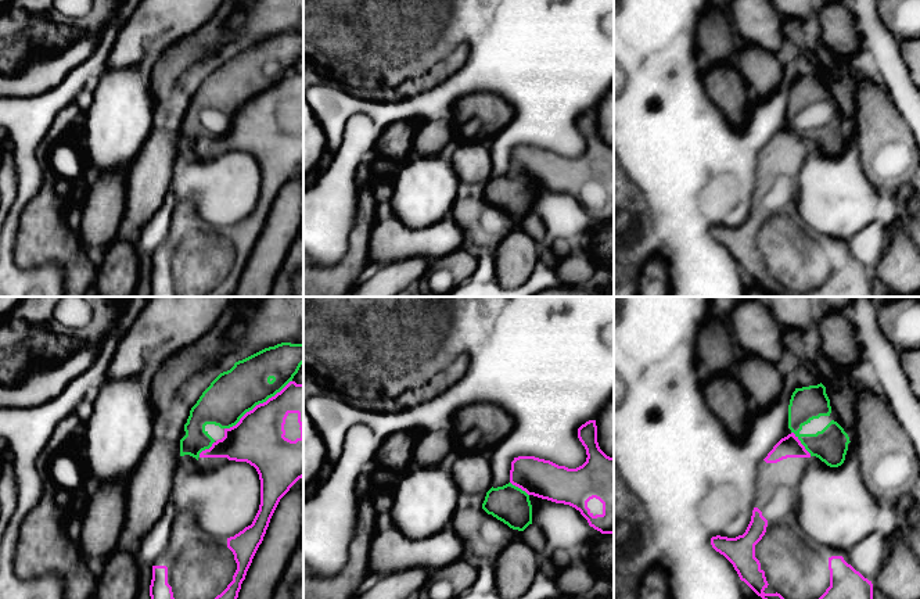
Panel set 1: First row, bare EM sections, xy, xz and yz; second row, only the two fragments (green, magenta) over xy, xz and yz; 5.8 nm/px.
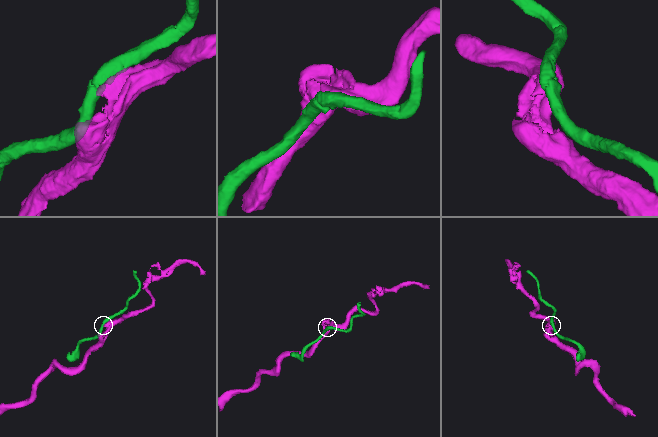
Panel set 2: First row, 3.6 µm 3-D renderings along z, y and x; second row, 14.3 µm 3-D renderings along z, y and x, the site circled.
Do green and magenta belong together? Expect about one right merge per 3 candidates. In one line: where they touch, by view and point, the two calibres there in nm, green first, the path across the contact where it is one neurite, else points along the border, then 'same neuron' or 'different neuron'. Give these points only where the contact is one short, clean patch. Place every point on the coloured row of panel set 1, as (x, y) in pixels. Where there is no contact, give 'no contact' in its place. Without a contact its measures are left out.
contact xy (258, 404); calibres 280 and 300 nm; different neuron

